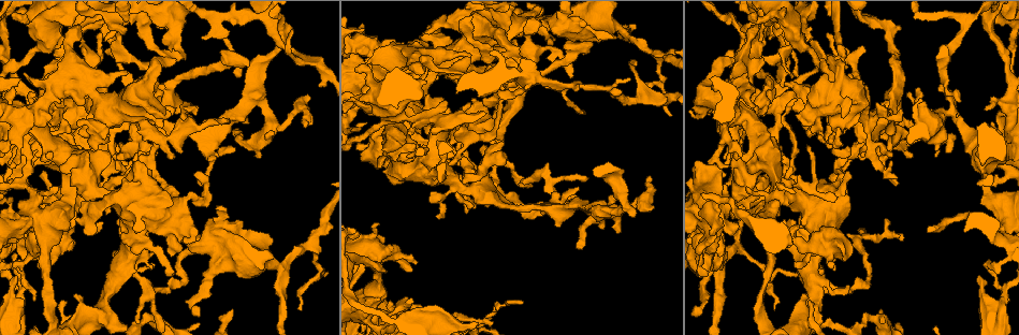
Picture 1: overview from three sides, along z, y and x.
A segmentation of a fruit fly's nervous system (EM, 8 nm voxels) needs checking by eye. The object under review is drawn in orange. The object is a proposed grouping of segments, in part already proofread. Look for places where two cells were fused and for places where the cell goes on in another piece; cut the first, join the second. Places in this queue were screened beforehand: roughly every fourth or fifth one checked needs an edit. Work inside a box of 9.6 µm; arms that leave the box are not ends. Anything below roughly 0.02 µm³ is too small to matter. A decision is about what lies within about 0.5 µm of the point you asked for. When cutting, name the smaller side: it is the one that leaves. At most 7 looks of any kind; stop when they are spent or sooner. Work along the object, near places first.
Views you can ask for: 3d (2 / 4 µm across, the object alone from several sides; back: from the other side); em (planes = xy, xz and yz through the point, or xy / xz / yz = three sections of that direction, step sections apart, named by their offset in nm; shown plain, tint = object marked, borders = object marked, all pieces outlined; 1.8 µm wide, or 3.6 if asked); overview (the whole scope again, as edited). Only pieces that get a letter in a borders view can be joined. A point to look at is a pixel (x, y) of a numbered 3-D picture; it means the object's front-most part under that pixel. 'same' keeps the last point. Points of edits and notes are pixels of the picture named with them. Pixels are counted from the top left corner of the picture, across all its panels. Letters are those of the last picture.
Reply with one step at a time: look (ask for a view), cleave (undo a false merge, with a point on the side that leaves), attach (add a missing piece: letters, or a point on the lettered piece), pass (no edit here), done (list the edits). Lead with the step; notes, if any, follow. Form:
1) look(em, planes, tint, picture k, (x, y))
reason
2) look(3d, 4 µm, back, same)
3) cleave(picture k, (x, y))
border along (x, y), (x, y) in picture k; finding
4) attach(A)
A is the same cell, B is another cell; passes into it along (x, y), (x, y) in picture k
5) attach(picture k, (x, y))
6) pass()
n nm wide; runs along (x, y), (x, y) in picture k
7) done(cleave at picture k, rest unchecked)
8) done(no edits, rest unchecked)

look(em, xz, step 16, tint, picture 1, (511, 90))
two arms at a narrow angle

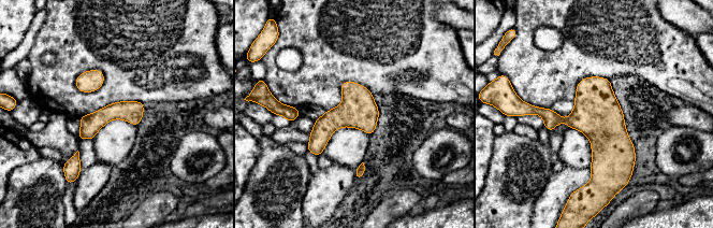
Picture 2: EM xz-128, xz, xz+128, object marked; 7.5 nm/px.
look(em, planes, borders, same)

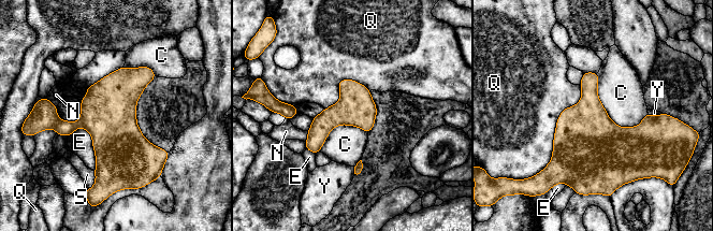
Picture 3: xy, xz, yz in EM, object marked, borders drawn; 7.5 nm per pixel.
pass()
C, E, N, Q, S and Y are other cells; border along (596, 73), (607, 115), (638, 126) in picture 3; continuous, no second cell

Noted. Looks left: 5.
look(3d, 2 µm, picture 1, (777, 202))
looks like a crossing

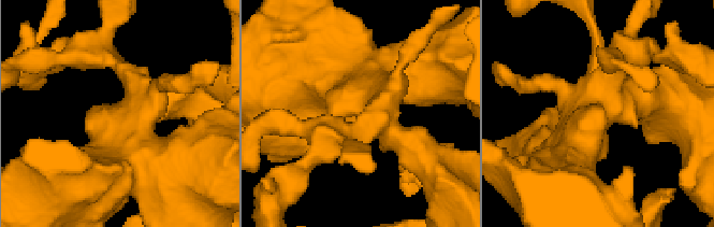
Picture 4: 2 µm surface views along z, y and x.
look(em, planes, borders, picture 4, (598, 111))

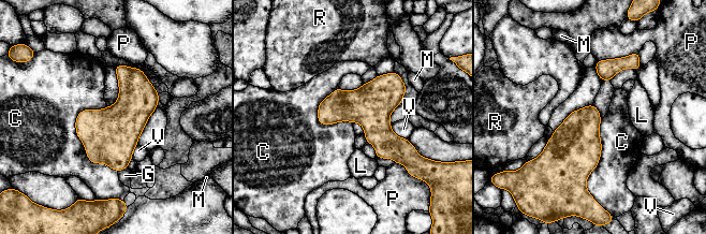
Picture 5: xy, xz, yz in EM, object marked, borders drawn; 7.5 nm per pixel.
pass()
C, G, L, M, P, R and V are other cells; border along (83, 108), (86, 156), (117, 172) in picture 5; all the same cell

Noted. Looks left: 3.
look(3d, 2 µm, picture 1, (26, 235))
thick turns thin

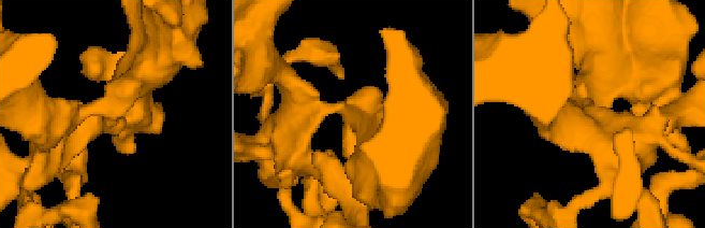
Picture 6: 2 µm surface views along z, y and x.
look(em, planes, tint, picture 6, (349, 126))

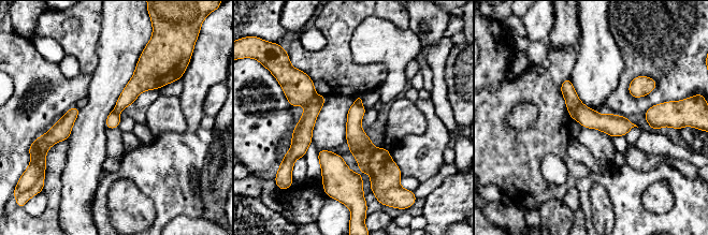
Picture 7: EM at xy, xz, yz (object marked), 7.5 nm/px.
look(em, planes, borders, same)
see the neighbours

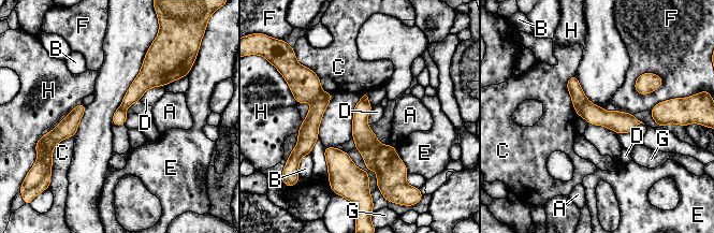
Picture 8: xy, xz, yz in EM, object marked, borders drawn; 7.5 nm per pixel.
cleave(picture 8, (366, 142))
A, B, C, D, E, F, G and H are other cells; the part that leaves runs along (361, 103), (361, 132), (373, 166) in picture 8; two cells meet here

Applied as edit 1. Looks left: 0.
done(cleave at picture 8, rest unchecked)

